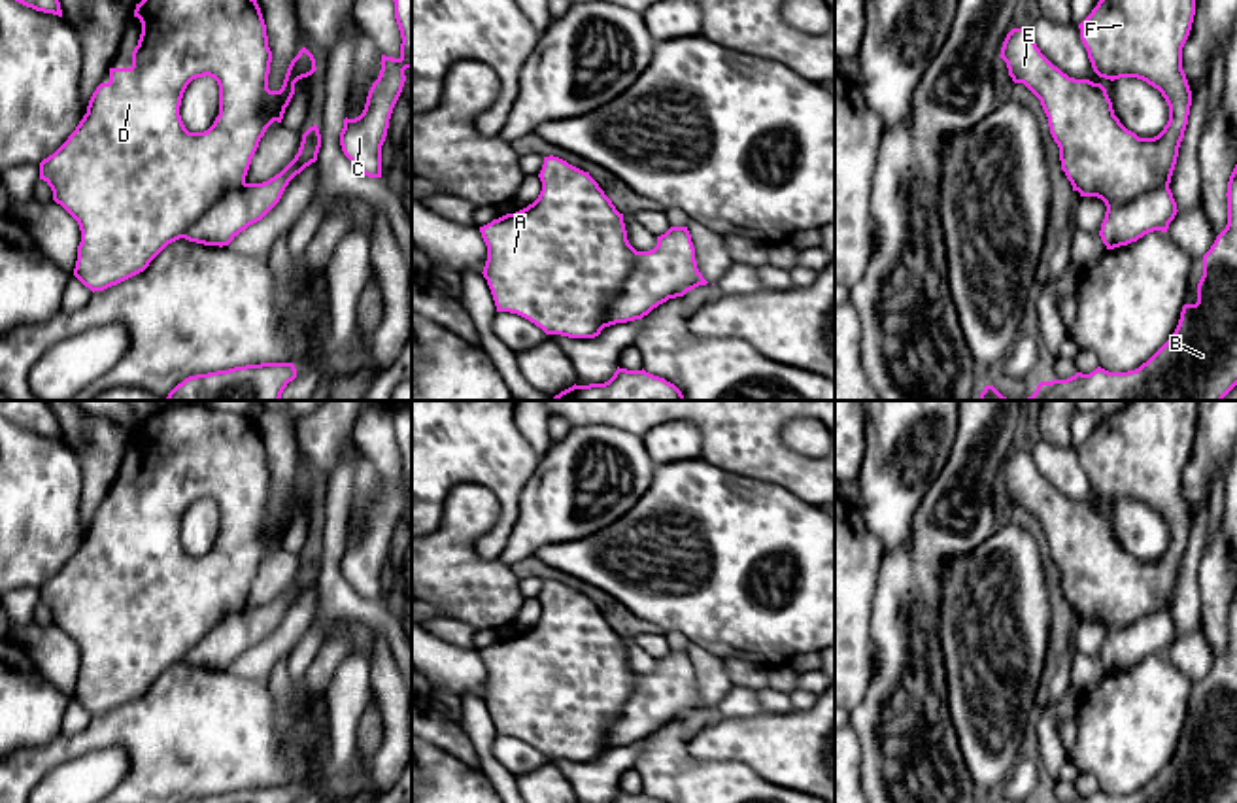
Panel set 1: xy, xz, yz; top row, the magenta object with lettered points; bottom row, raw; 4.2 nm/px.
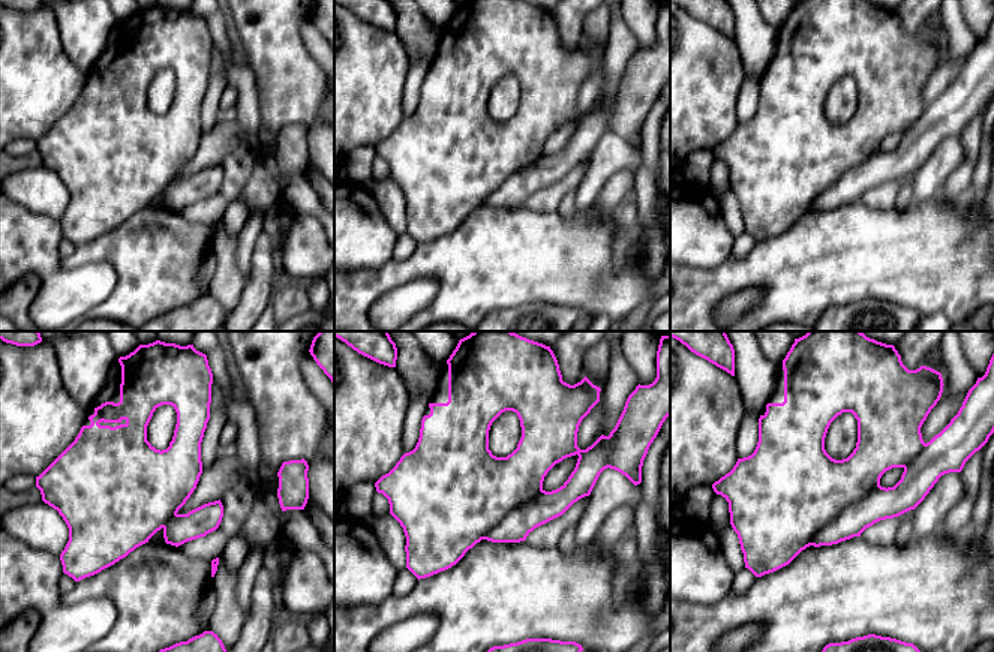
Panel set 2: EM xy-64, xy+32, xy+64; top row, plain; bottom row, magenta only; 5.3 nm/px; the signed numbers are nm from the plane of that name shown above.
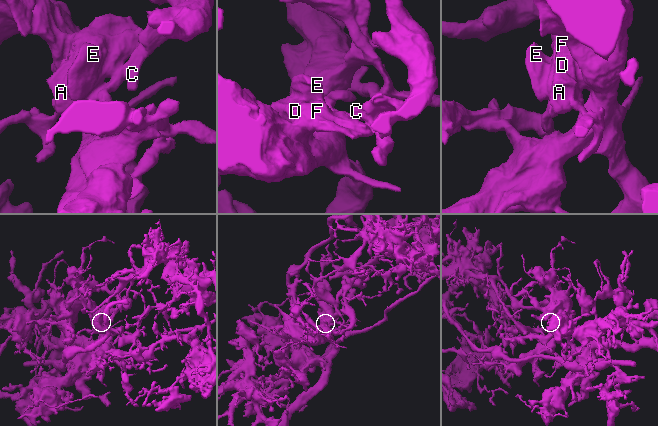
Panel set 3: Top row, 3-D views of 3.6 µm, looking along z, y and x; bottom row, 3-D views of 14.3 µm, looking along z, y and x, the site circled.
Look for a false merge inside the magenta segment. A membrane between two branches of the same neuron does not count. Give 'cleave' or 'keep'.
cleave

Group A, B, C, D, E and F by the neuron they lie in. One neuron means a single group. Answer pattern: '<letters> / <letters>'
A B D E F / C

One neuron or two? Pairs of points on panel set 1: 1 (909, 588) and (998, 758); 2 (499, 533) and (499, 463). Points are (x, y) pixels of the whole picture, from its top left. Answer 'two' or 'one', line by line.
1: two
2: one

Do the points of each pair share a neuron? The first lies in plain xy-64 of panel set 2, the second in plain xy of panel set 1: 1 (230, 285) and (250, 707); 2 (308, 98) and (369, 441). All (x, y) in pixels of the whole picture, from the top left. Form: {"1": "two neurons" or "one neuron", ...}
{"1": "two neurons", "2": "two neurons"}

